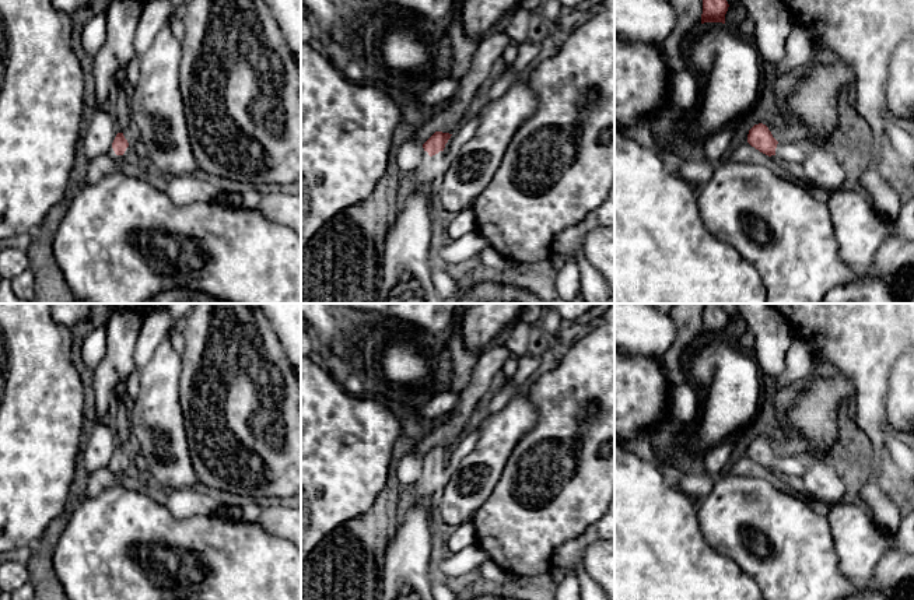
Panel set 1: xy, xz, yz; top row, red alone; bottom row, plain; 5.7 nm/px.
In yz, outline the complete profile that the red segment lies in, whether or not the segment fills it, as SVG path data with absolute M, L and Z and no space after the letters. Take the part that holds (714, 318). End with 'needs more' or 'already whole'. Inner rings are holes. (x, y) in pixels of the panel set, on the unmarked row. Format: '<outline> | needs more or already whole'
M704 303L701 337L722 336L728 324L728 315L721 303Z | already whole

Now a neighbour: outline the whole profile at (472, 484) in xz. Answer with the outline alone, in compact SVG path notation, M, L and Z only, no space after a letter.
M518 386L502 410L490 413L481 421L476 448L463 457L459 470L448 478L445 488L440 494L434 520L441 529L449 531L473 517L500 481L514 448L535 427L536 420L537 410L535 404L529 400L526 389Z

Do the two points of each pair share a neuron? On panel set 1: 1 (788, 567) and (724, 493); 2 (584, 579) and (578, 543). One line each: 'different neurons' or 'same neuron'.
1: same neuron
2: same neuron

